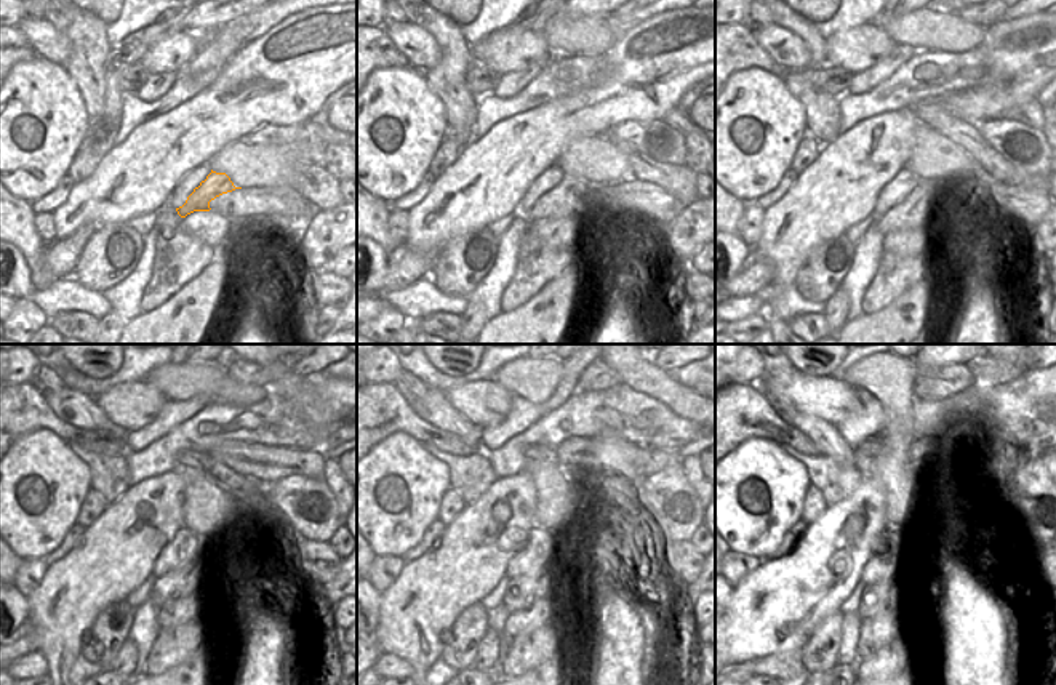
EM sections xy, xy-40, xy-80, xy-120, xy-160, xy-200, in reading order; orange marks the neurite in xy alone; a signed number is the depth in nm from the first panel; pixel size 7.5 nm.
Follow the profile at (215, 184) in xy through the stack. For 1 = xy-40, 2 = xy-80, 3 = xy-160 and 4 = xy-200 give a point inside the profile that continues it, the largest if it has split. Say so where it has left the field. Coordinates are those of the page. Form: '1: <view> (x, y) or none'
1: xy-40 (564, 200)
2: xy-80 (925, 200)
3: xy-160 (524, 591)
4: xy-200 (879, 599)

